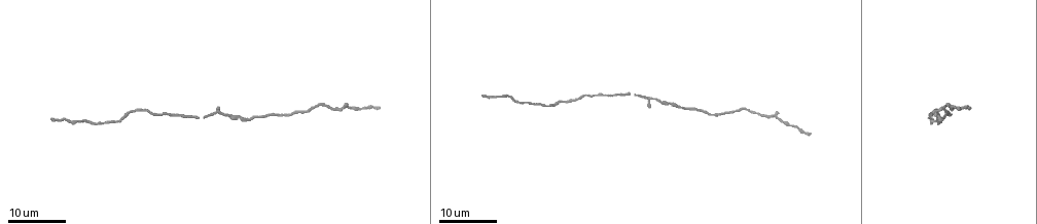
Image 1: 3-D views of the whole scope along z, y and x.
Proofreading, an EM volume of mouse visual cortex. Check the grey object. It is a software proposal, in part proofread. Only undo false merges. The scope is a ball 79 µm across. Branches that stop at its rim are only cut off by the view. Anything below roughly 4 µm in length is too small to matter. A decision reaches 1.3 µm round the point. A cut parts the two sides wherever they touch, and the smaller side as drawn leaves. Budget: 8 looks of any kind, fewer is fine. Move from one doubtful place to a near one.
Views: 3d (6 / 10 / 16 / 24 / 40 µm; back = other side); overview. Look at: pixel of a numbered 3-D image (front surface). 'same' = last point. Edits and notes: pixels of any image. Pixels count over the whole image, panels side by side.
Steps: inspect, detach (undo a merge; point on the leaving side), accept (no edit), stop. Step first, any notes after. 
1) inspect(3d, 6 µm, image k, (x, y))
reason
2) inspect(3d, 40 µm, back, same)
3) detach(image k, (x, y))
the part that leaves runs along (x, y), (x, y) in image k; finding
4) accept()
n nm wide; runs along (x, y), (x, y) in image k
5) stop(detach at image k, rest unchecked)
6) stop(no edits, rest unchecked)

inspect(3d, 16 µm, image 1, (779, 117))
thin neck

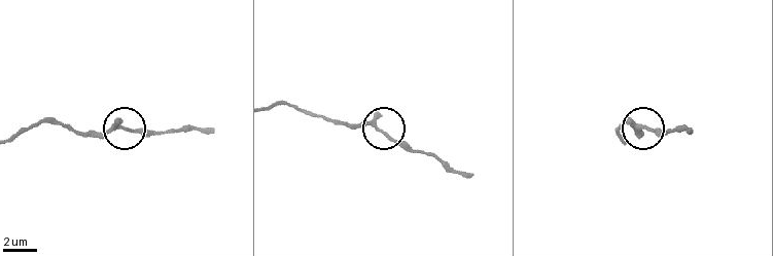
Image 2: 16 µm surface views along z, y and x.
inspect(3d, 6 µm, image 2, (125, 128))

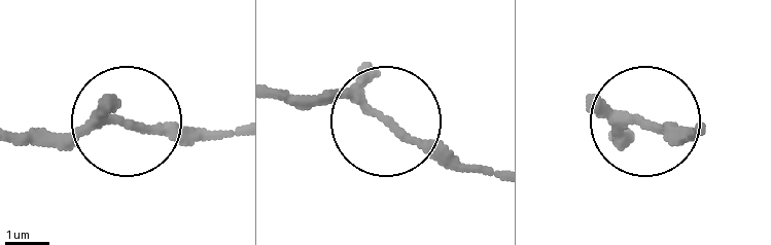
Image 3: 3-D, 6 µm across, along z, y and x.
accept()
3 arms; runs along (19, 131), (129, 119), (236, 131) in image 3; all the same cell

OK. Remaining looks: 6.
inspect(3d, 24 µm, image 1, (219, 112))
side arm on a straight run

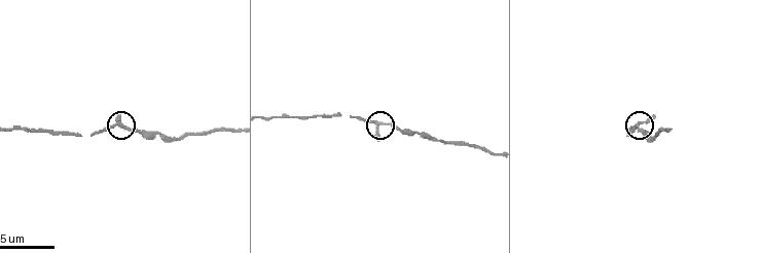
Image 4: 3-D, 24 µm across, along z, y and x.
inspect(3d, 10 µm, image 4, (382, 123))

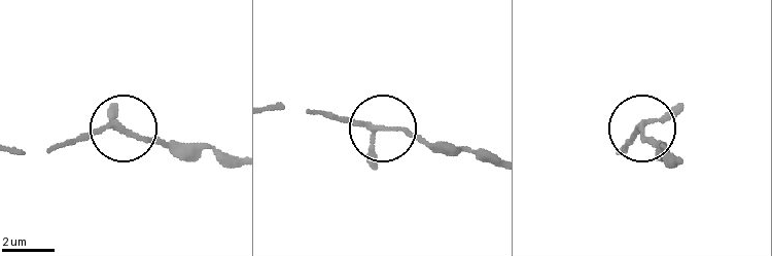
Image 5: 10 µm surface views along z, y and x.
inspect(3d, 6 µm, image 5, (122, 129))

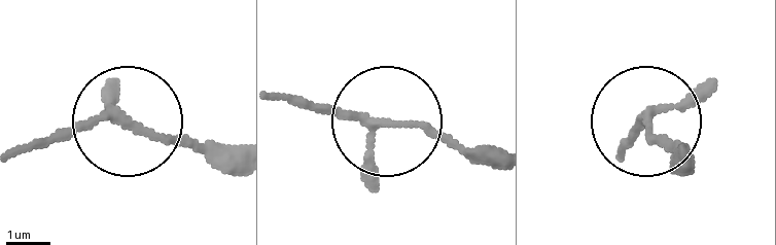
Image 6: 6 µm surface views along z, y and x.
accept()
runs along (125, 120), (217, 165) in image 6; all the same cell

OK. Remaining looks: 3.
inspect(3d, 16 µm, image 1, (130, 110))
thin neck

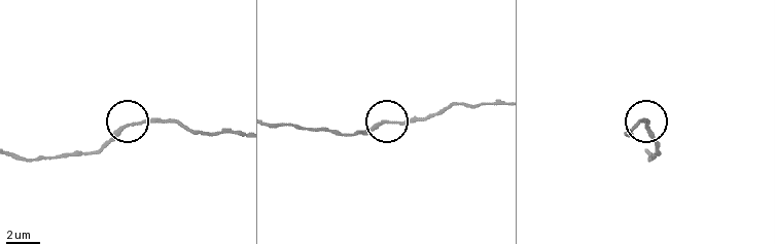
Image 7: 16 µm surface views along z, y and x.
inspect(3d, 10 µm, image 7, (393, 121))

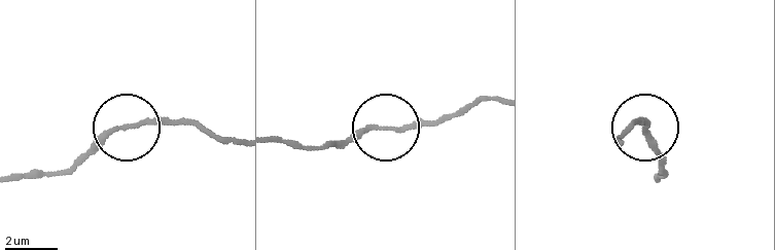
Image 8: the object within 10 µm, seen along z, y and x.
accept()
runs along (498, 100), (335, 140) in image 8; all the same cell

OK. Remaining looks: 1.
stop(no edits, rest unchecked)

